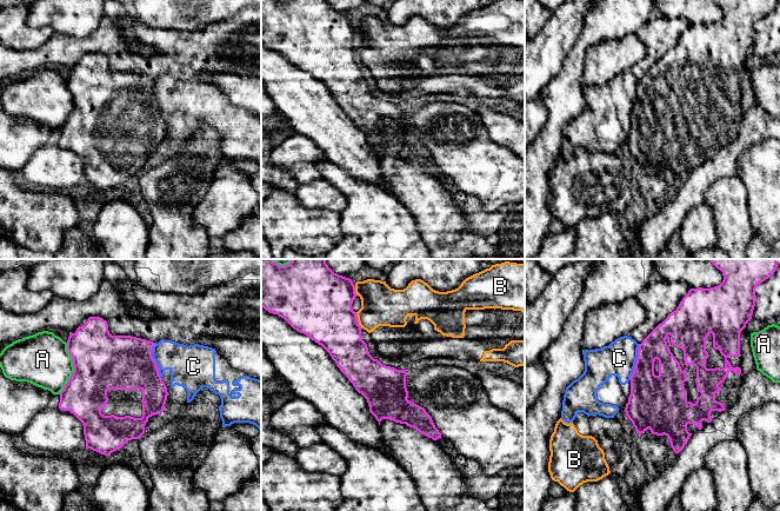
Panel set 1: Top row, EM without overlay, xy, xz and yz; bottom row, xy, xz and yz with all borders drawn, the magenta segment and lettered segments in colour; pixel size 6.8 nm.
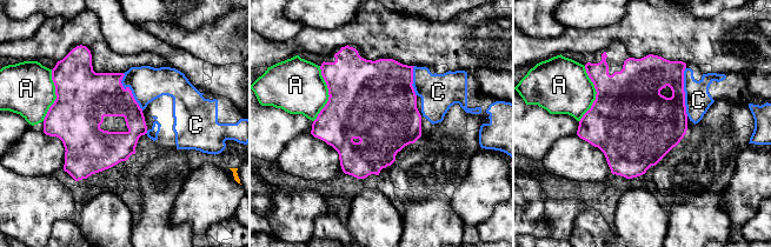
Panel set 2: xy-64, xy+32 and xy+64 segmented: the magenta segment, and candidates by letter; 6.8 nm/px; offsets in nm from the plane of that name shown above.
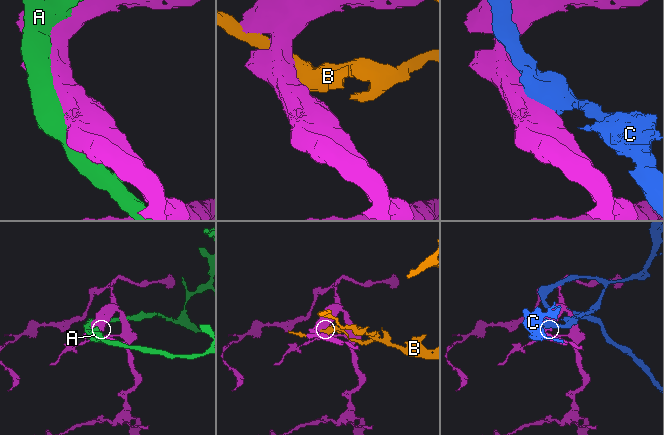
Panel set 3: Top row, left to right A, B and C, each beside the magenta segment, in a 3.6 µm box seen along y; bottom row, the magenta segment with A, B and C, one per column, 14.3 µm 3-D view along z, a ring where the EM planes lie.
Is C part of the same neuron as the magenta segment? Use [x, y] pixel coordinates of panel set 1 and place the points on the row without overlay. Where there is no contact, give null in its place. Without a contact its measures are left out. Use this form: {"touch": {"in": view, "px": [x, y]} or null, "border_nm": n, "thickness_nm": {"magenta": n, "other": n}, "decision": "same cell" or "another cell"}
{"touch": {"in": "yz", "px": [637, 98]}, "border_nm": 260, "thickness_nm": {"magenta": 280, "other": 240}, "decision": "another cell"}

